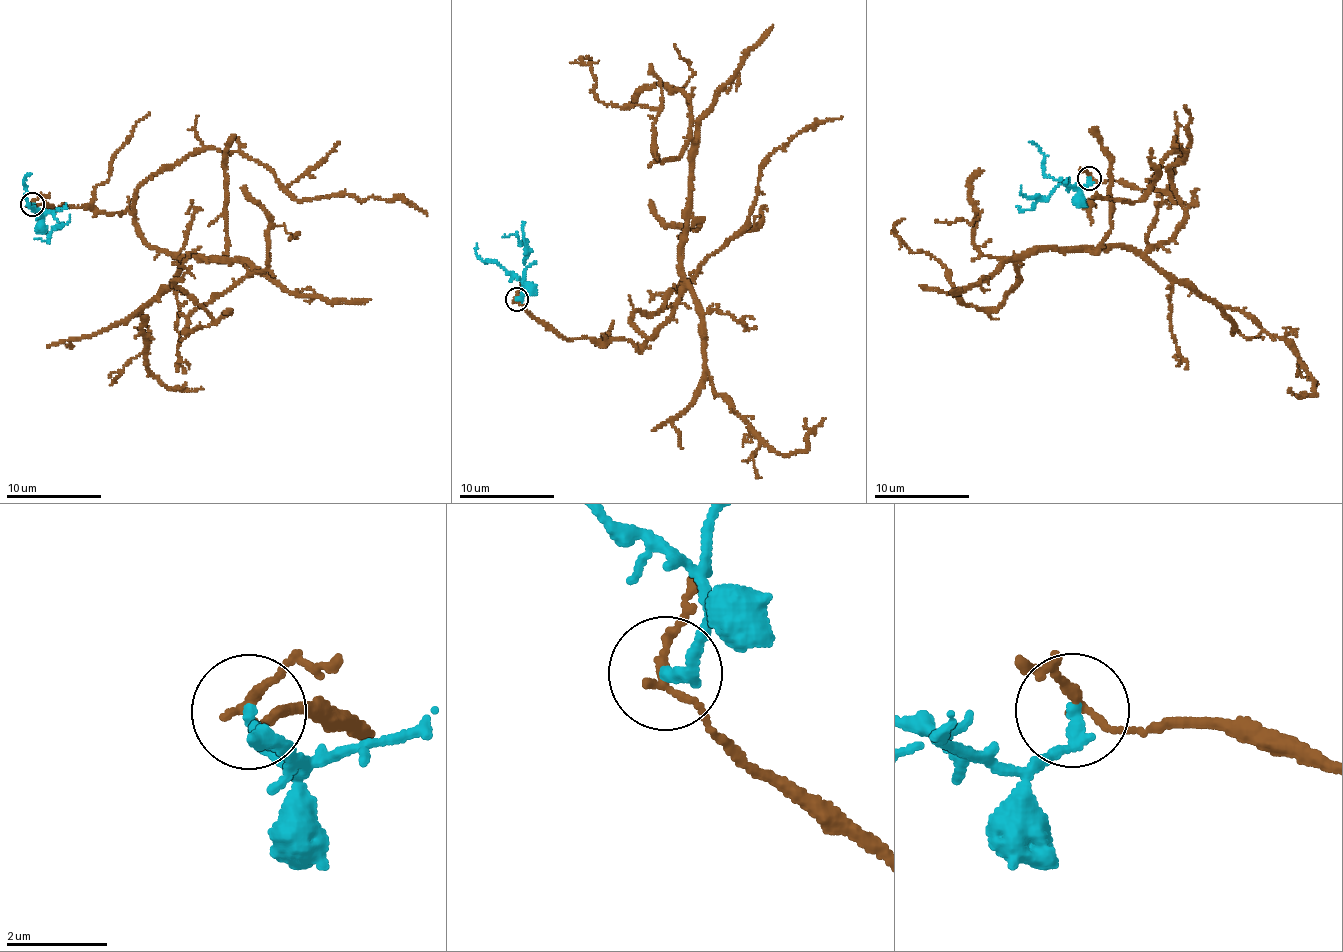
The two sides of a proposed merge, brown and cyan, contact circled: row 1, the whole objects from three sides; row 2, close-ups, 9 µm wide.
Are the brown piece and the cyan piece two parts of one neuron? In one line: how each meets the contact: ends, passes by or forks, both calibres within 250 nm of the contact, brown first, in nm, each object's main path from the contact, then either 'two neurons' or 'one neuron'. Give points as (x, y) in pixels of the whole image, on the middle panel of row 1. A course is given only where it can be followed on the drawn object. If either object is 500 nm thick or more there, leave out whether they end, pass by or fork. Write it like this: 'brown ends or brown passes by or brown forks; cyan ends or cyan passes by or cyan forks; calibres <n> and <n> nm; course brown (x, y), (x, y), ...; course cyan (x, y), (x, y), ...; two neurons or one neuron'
brown passes by; cyan ends; calibres 160 and 240 nm; course brown (516, 300), (566, 338), (640, 351), (680, 296), (691, 140), (659, 162), (658, 110), (605, 104), (591, 60); course cyan (516, 300), (524, 291), (524, 260), (529, 253), (514, 234), (502, 237); two neurons

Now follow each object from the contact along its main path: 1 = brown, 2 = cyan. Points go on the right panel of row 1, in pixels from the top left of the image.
1: (1090, 177), (1195, 204), (1134, 253), (1030, 249), (995, 307), (966, 306), (896, 233), (904, 218)
2: (1090, 177), (1083, 187), (1070, 188), (1064, 184), (1030, 210), (1017, 206)

